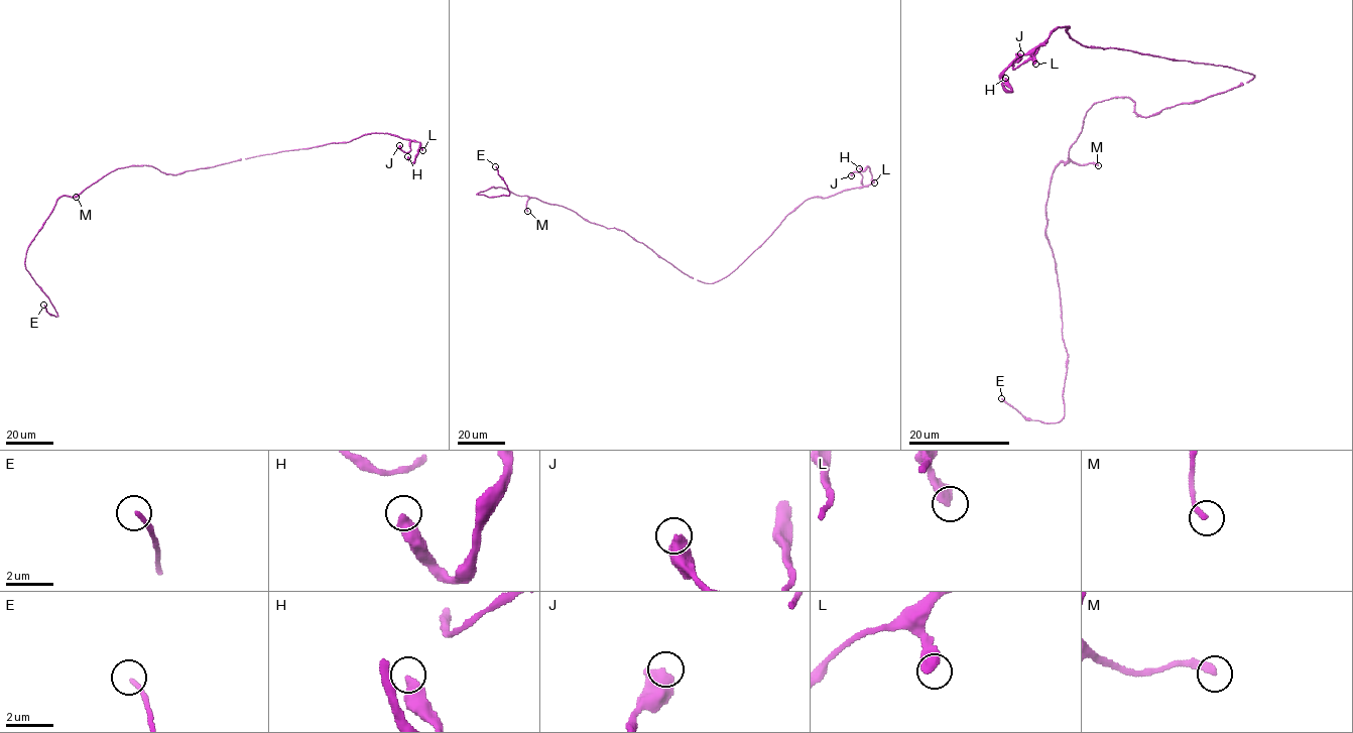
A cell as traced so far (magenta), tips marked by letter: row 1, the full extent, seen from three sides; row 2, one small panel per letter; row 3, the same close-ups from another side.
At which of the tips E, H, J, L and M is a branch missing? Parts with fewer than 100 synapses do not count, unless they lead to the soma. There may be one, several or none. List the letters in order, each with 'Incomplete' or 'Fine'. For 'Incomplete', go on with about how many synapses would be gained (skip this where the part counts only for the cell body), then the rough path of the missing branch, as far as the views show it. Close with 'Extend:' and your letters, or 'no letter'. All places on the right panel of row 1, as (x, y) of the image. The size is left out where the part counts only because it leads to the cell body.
E: Fine
H: Fine
J: Fine
L: Fine
M: Incomplete. Roughly 120 synapses. Course of what is missing: (1098, 165), (1101, 200), (1094, 210), (1086, 207), (1074, 193), (1071, 163)
Extend: M

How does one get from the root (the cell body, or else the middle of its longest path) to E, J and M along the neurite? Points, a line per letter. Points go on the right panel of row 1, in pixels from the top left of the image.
E: (1163, 109), (1095, 103), (1052, 172), (1065, 415), (1027, 420), (1001, 398)
J: (1163, 109), (1253, 75), (1085, 47), (1069, 26), (1059, 26), (1013, 69), (1020, 53)
M: (1163, 109), (1142, 117), (1128, 97), (1095, 103), (1069, 156), (1081, 165), (1098, 165)

